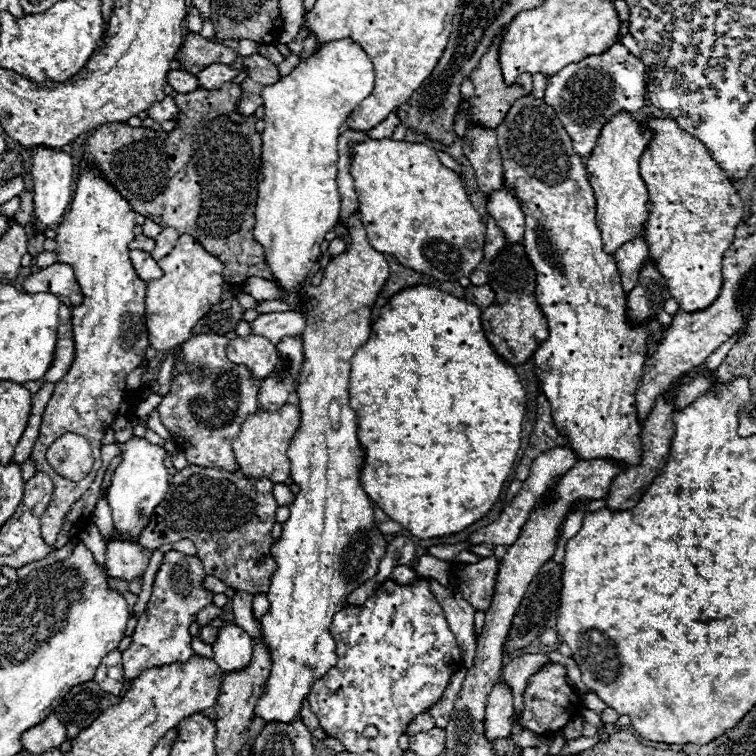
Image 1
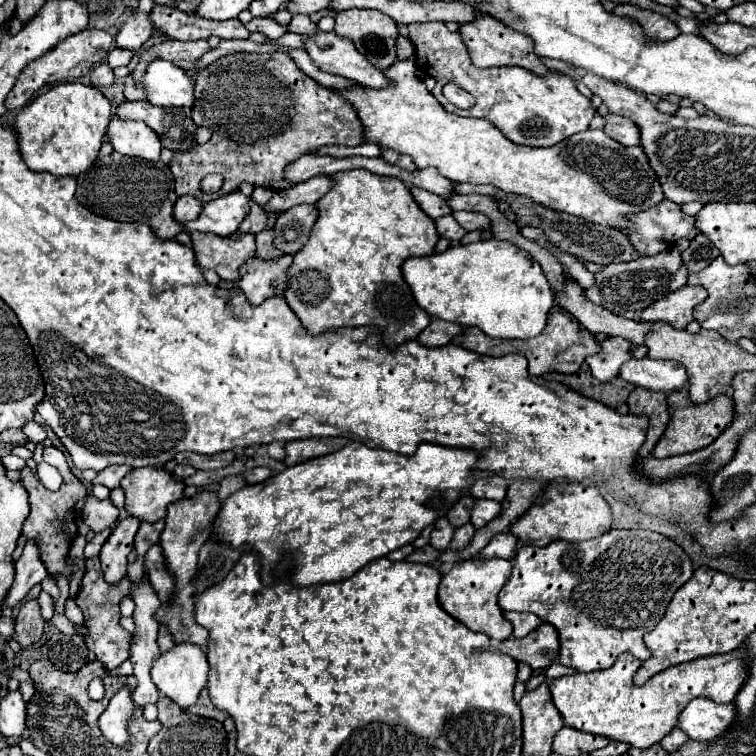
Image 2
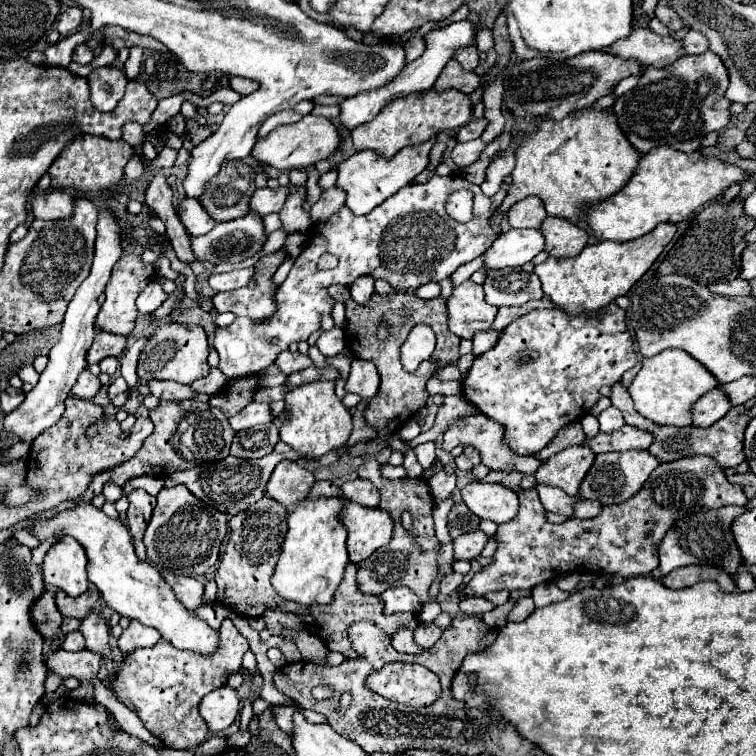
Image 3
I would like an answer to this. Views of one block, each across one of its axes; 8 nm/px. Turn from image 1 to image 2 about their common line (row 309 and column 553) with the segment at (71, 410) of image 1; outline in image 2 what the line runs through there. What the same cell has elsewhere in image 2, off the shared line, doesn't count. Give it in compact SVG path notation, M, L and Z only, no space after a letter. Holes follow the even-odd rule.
M444 22L410 24L408 34L414 42L418 68L422 68L436 80L432 94L444 106L444 110L460 116L484 118L498 126L504 132L504 136L516 144L554 146L570 138L572 134L586 130L592 118L596 116L596 108L592 106L590 98L578 92L574 82L564 74L550 72L550 76L536 76L526 68L516 66L480 70L472 64L462 36L458 32L450 32ZM448 82L454 82L466 92L470 92L476 98L476 104L470 110L454 108L454 104L450 104L442 96L442 86Z

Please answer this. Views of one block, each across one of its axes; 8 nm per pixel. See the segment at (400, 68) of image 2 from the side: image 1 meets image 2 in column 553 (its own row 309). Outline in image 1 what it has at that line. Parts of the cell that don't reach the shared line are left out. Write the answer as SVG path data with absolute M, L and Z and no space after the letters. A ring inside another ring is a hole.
M182 234L174 250L158 262L164 276L150 280L146 288L146 328L150 336L150 346L156 350L174 350L186 340L190 340L190 330L194 324L220 302L222 290L222 270L224 264L210 256L190 234Z

